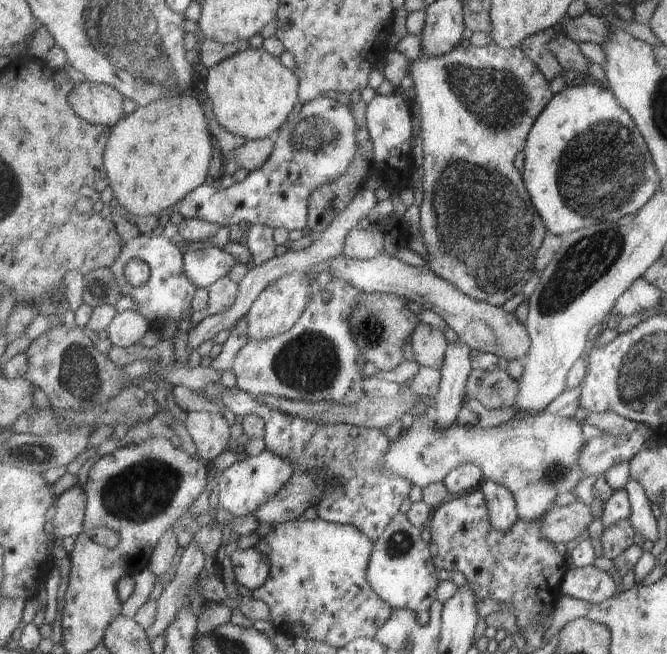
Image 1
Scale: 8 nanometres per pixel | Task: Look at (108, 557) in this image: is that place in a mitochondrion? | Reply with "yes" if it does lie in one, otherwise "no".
no

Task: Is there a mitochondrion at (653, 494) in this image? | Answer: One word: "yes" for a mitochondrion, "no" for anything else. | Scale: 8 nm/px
no

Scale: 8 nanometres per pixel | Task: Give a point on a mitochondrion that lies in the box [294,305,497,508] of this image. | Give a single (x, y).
(372, 330)

